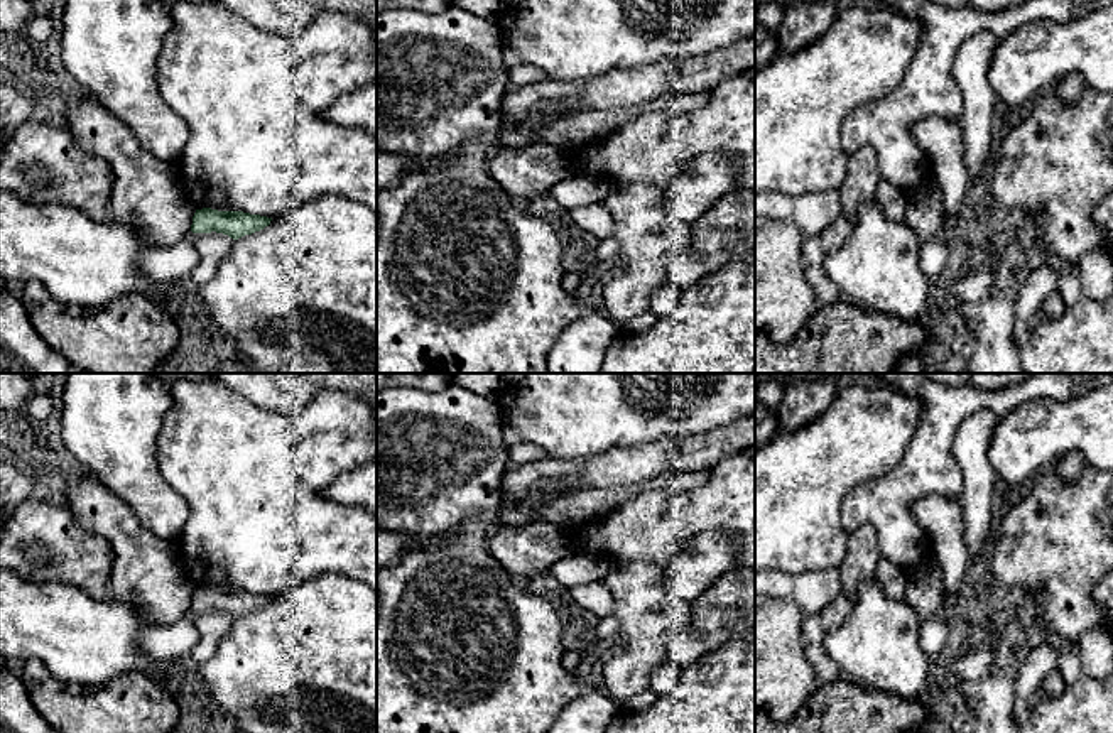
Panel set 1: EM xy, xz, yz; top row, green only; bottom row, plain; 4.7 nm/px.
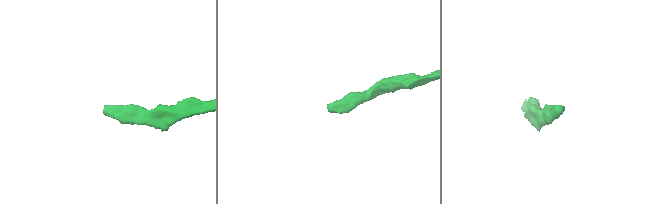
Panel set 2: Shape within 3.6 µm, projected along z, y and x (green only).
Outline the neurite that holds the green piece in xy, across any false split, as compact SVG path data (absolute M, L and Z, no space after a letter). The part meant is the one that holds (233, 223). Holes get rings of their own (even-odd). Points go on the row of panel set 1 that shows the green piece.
M211 208L196 209L193 216L193 233L223 233L233 240L269 226L272 218L250 214L243 211L218 211Z

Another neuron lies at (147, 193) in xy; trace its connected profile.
M79 90L68 103L66 125L84 152L105 160L113 171L110 218L135 226L154 247L172 247L191 233L196 213L176 164L147 152L128 127Z

